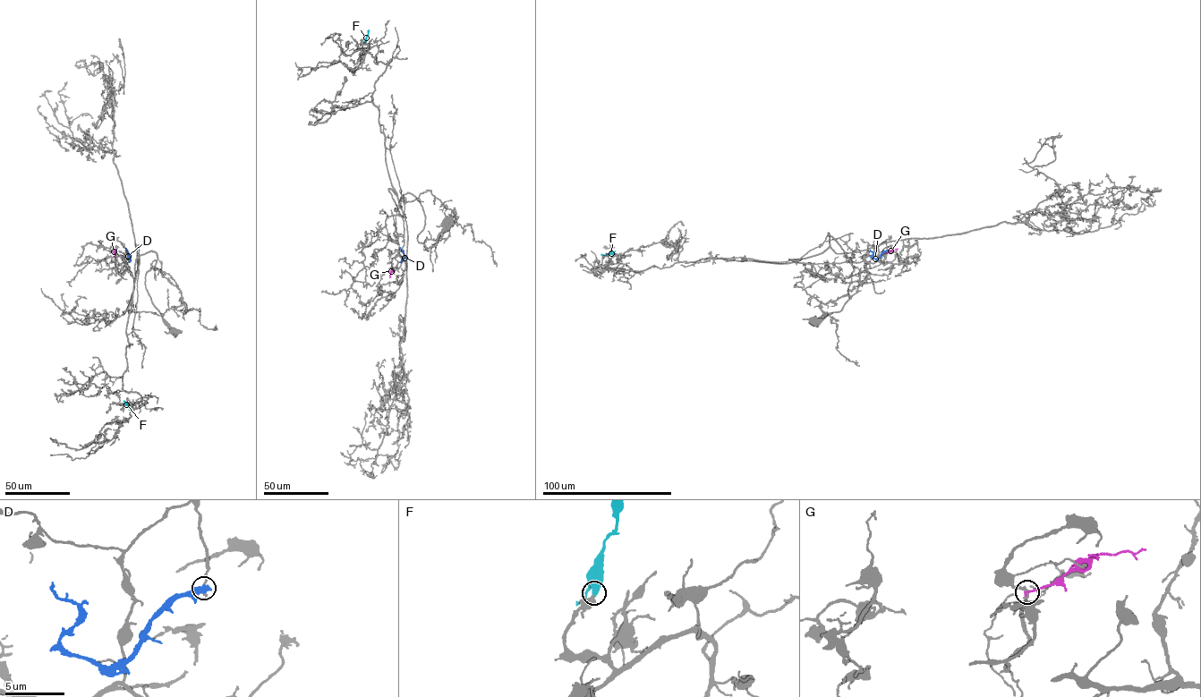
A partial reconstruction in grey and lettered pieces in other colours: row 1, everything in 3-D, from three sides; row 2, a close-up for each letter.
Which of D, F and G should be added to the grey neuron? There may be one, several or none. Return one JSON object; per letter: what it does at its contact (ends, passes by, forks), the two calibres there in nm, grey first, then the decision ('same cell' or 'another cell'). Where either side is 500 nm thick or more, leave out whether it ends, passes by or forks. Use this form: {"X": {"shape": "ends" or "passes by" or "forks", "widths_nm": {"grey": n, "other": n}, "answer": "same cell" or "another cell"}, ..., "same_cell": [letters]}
{"D": {"shape": "ends", "widths_nm": {"grey": 240, "other": 480}, "answer": "another cell"}, "F": {"widths_nm": {"grey": 500, "other": 700}, "answer": "same cell"}, "G": {"shape": "ends", "widths_nm": {"grey": 240, "other": 190}, "answer": "another cell"}, "same_cell": ["F"]}

